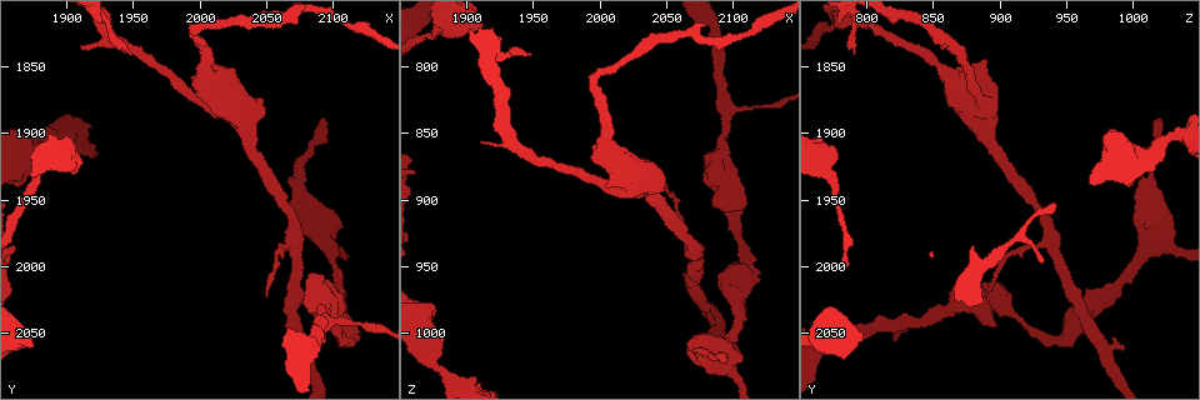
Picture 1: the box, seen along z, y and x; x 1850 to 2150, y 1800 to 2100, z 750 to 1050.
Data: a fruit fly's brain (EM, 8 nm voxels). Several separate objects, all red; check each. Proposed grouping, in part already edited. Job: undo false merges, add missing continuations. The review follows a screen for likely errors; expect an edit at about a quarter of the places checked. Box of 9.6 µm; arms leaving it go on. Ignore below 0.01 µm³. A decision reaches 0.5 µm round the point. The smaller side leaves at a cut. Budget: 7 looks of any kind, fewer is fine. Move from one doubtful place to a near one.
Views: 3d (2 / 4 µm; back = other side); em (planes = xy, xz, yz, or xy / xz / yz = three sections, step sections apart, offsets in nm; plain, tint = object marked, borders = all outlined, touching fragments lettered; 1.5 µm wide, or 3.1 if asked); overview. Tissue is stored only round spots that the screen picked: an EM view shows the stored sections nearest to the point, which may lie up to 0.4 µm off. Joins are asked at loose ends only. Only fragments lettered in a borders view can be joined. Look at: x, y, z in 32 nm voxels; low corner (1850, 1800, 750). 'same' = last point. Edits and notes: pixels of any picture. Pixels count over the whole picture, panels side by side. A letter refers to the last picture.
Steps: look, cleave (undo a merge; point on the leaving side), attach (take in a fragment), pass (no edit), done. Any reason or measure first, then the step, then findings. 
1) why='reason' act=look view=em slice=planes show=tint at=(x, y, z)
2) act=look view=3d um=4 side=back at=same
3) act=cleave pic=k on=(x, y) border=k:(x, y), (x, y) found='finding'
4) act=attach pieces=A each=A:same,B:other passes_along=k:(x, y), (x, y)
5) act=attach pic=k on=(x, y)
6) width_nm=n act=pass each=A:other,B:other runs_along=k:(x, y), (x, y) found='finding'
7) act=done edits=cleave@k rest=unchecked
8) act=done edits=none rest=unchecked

why='calibre changes' act=look view=3d um=4 at=(1876, 1936, 774)

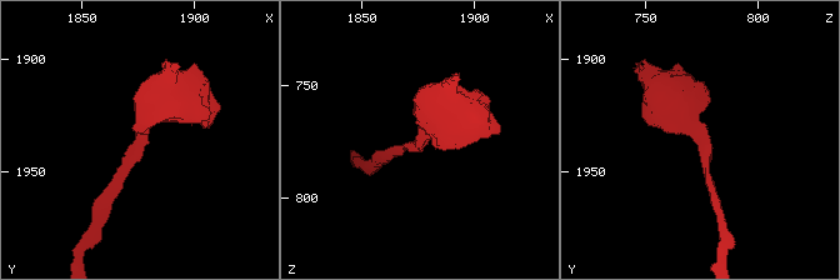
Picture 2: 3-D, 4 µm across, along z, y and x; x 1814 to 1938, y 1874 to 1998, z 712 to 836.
act=look view=em slice=xy step=8 show=tint at=(1877, 1935, 776)

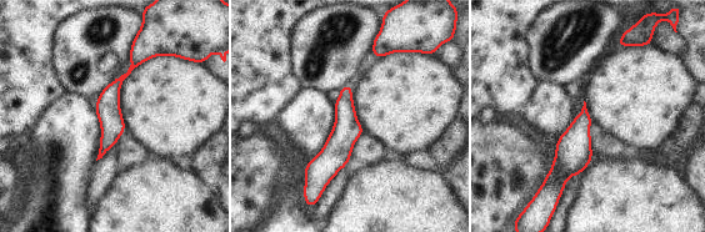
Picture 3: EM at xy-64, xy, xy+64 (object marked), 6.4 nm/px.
why='what lies round it' act=look view=em slice=xy step=8 show=borders at=same

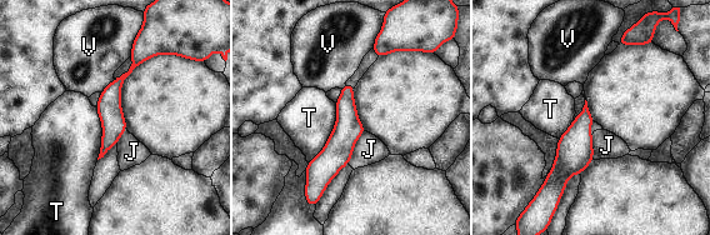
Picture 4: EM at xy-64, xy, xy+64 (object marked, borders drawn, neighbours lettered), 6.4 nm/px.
width_nm=160 act=pass each=J:other,T:other,V:other runs_along=4:(139, 49), (113, 90), (103, 150) found='one neuron here'

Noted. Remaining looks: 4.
why='calibre changes' act=look view=em slice=planes show=borders at=(1882, 1904, 1030)

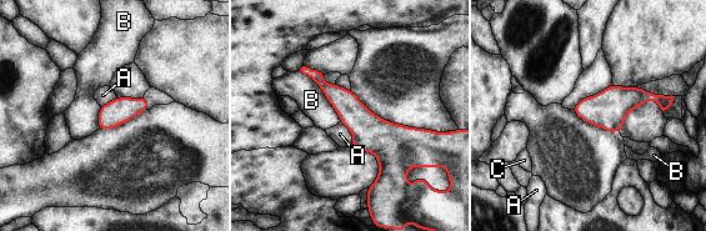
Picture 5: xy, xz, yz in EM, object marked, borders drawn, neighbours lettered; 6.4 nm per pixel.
width_nm=170 act=pass each=A:other,B:other,C:other runs_along=5:(305, 70), (375, 135), (422, 132) found='continuous, no second neuron'

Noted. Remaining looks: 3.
why='free end' act=look view=3d um=4 at=(2006, 1846, 890)

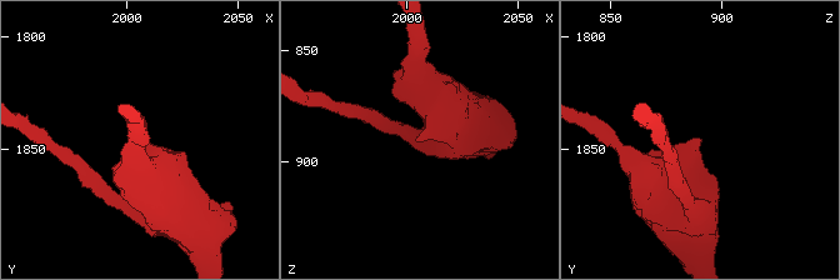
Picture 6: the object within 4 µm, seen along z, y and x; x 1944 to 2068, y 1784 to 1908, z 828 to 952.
why='now the EM' act=look view=em slice=planes show=tint at=(2006, 1846, 890)

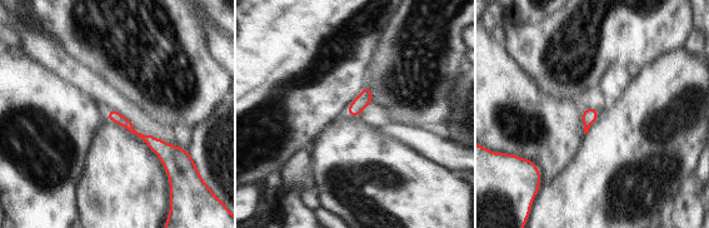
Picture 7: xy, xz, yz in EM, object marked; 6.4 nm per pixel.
why='what lies round it' act=look view=em slice=planes show=borders at=same

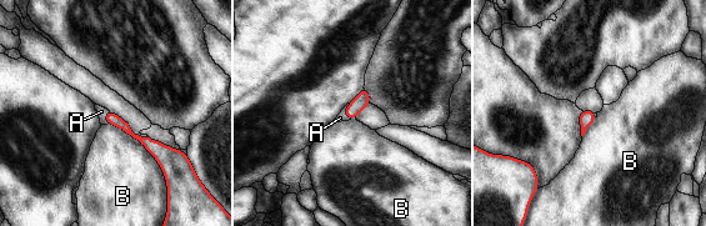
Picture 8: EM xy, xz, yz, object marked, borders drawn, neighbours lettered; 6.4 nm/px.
longest_contact=B:550nm act=attach pieces=A each=A:same,B:other passes_along=8:(356, 105), (344, 111), (340, 117) found='it goes on there'

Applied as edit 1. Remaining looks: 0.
act=done edits=attach@8 rest=unchecked

